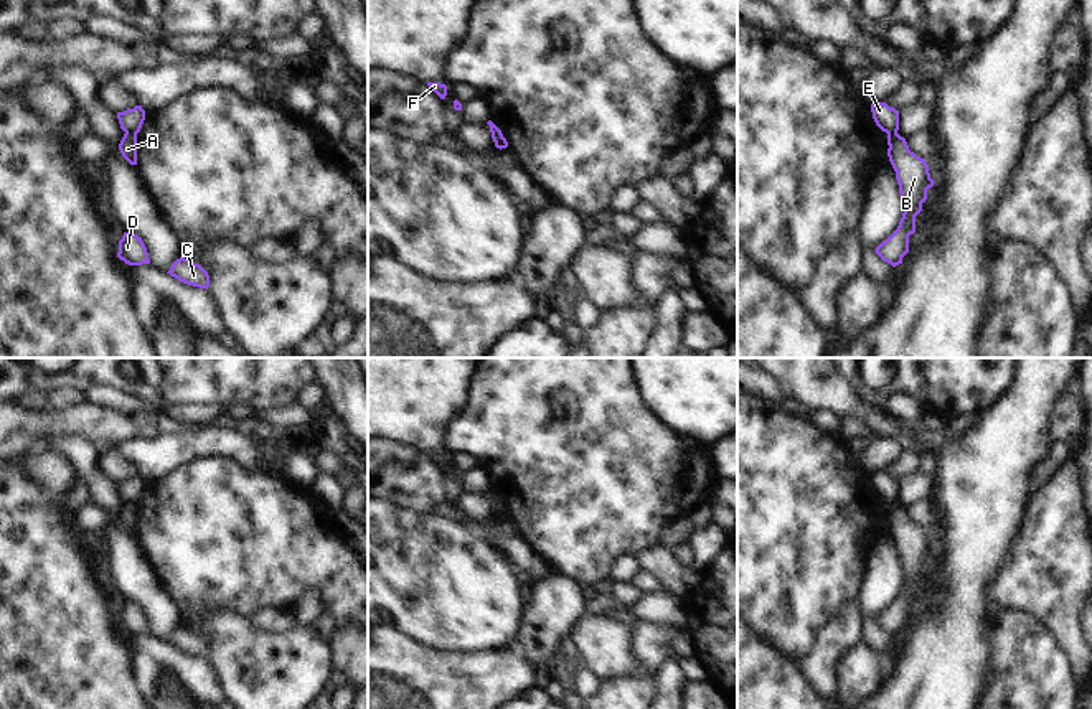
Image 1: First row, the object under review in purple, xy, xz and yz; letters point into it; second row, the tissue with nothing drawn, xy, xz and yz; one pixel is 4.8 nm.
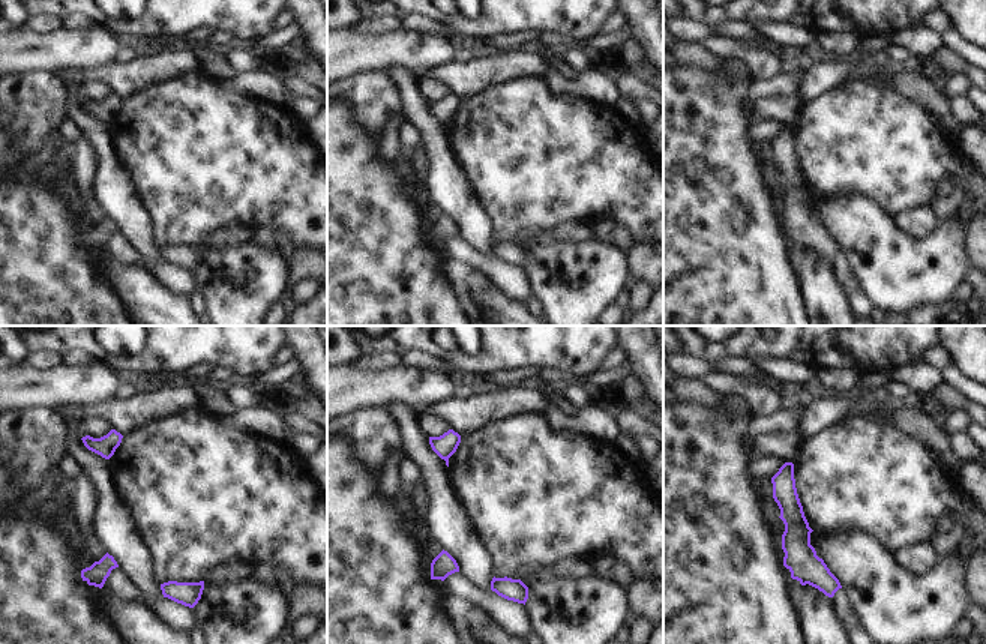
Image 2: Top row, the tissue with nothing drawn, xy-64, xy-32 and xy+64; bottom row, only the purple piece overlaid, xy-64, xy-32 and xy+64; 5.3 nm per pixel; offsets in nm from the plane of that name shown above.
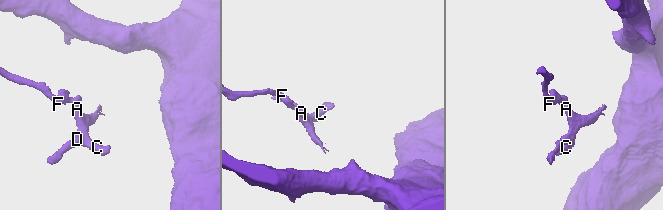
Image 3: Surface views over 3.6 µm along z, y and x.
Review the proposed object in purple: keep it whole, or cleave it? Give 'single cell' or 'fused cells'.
fused cells

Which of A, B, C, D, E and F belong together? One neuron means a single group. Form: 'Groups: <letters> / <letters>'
Groups: A B C D / E F

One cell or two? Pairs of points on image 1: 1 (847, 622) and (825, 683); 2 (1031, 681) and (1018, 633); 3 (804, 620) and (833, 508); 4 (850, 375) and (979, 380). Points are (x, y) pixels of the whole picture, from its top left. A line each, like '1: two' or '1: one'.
1: one
2: one
3: one
4: one

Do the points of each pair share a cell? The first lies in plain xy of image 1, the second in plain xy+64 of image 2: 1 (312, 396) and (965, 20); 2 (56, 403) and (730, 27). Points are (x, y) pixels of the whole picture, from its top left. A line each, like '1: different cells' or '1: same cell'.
1: different cells
2: same cell

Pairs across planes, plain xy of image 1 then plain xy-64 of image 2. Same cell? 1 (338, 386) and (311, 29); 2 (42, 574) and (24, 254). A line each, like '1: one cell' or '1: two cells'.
1: one cell
2: one cell

